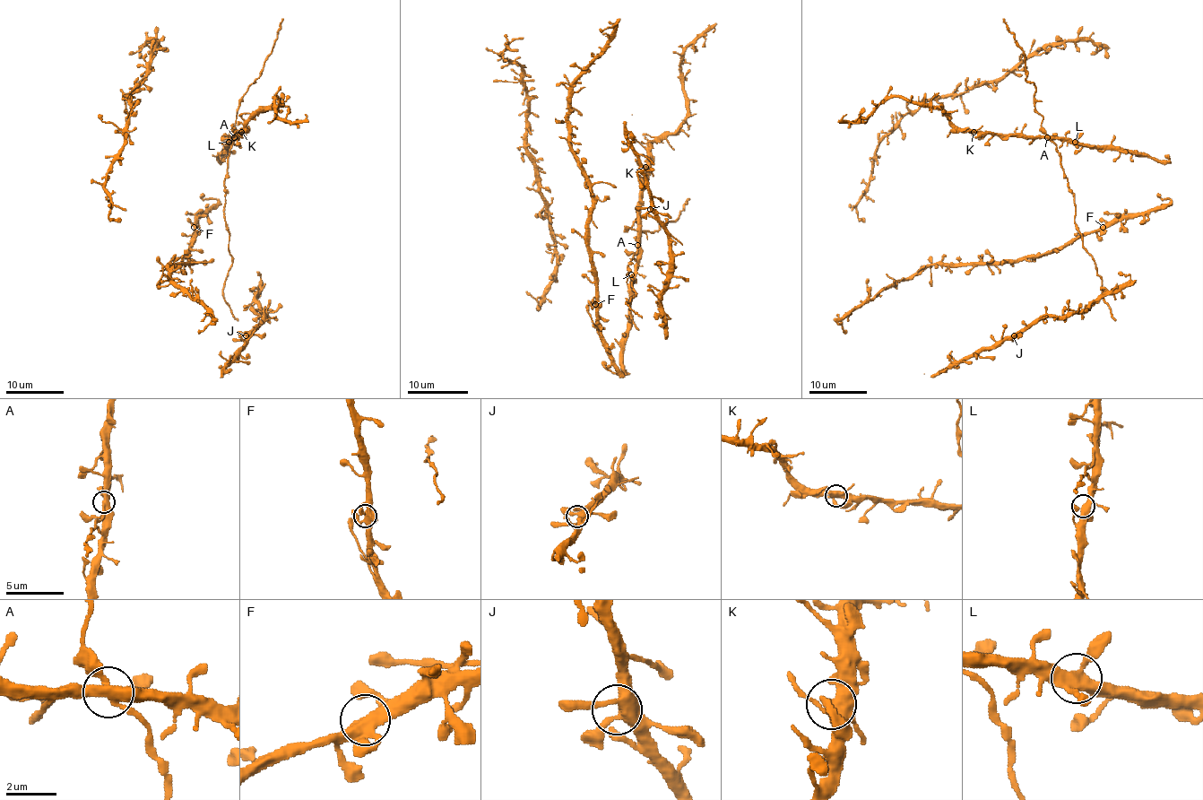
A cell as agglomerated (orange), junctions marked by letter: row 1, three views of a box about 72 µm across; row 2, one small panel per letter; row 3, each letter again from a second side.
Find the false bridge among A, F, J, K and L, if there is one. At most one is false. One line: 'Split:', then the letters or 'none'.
Split: none

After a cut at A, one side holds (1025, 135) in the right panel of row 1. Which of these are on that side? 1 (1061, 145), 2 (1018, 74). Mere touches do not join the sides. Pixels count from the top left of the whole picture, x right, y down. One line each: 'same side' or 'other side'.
1: same side
2: same side

